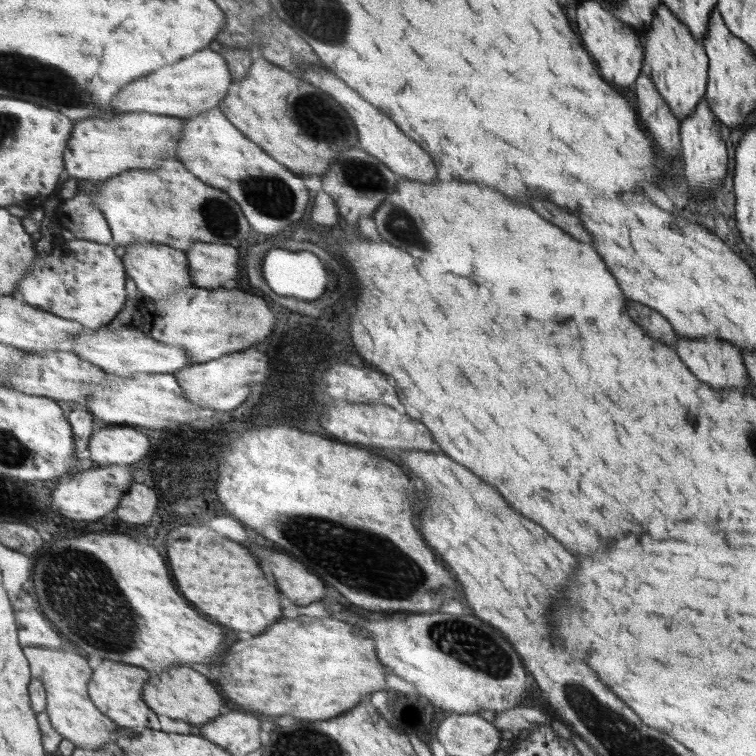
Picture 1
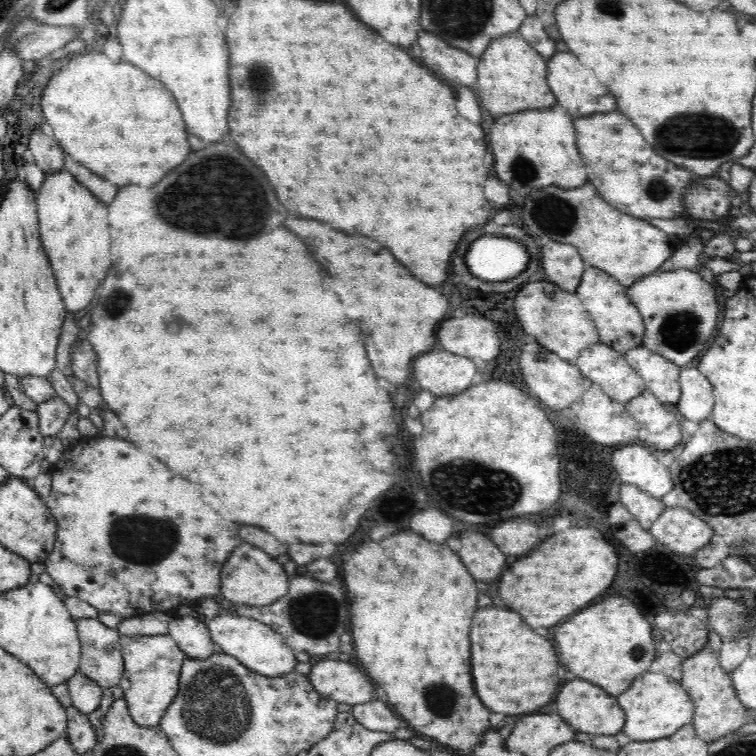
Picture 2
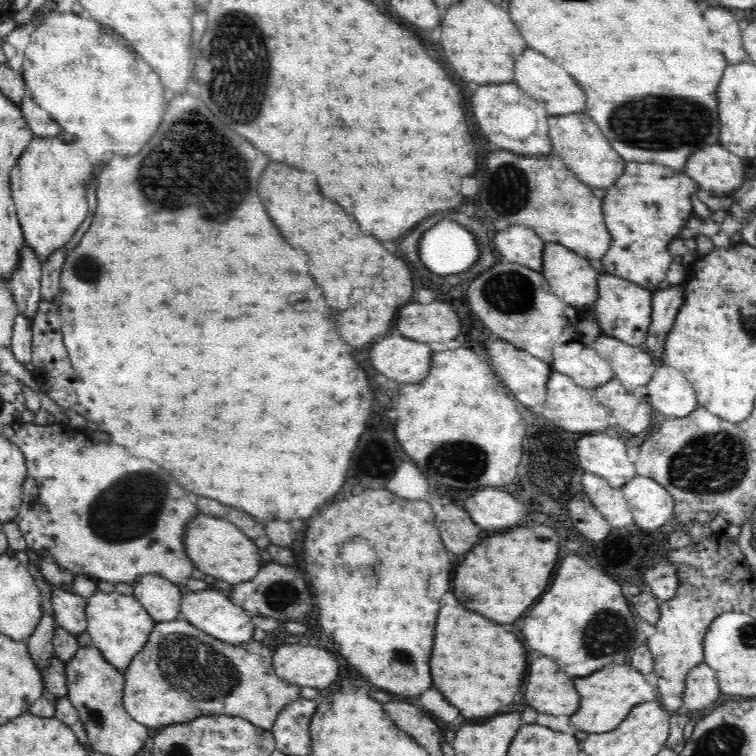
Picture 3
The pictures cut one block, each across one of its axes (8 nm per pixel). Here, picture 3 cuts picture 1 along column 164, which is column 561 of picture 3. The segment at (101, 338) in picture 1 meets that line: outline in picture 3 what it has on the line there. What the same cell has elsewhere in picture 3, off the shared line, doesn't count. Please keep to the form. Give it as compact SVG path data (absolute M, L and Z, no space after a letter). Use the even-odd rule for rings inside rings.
M573 340L560 343L552 356L551 368L572 377L580 387L596 389L615 378L610 363L585 344Z

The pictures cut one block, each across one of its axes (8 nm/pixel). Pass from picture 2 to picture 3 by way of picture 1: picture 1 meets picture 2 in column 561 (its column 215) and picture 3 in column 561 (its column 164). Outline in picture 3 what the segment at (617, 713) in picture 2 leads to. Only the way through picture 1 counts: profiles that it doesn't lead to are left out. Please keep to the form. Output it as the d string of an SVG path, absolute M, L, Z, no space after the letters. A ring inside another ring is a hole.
M546 656L530 662L524 682L524 696L538 713L570 717L577 710L578 698L572 678L560 672Z

